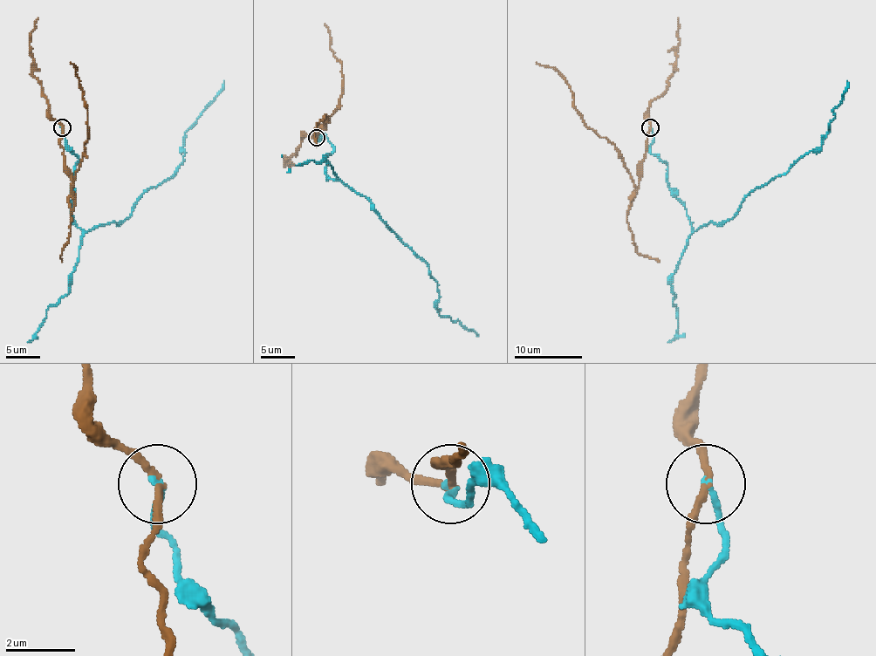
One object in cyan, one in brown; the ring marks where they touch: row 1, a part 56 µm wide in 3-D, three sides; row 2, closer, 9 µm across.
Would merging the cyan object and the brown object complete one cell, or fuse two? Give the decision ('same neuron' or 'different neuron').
different neuron

